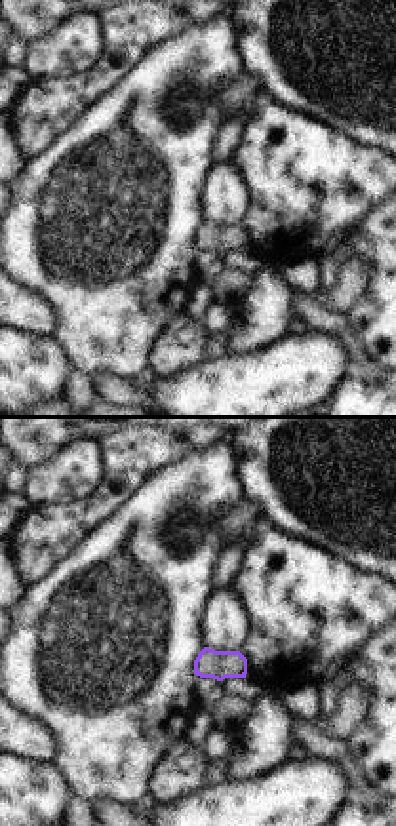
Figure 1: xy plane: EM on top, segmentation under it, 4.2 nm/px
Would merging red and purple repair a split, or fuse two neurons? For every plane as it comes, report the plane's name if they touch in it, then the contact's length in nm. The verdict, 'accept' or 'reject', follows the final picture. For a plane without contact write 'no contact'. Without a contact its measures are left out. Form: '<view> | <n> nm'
no contact

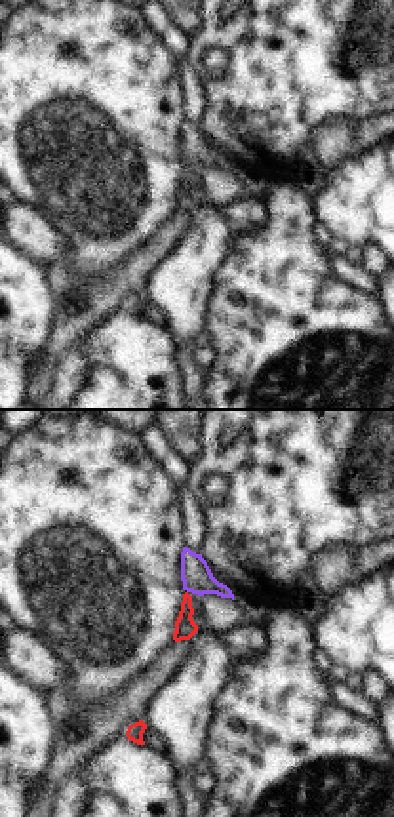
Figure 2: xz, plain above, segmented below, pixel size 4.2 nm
no contact

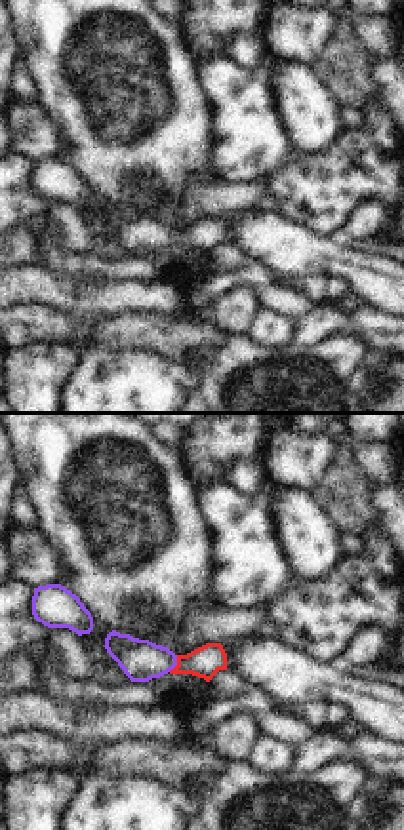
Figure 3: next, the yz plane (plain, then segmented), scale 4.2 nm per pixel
yz | 80 nm

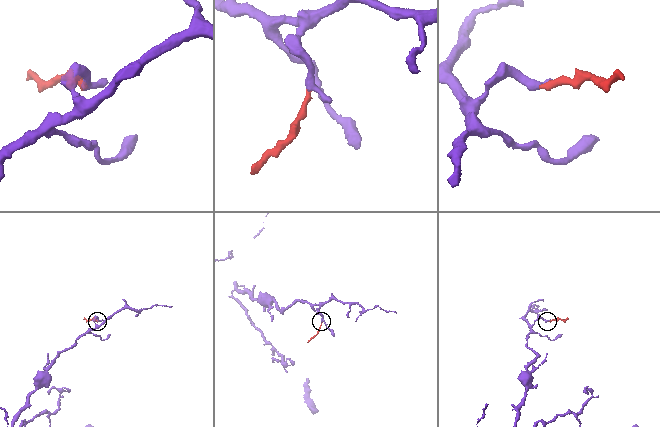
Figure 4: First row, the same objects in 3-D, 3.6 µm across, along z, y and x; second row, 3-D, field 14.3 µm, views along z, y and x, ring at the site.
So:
accept

